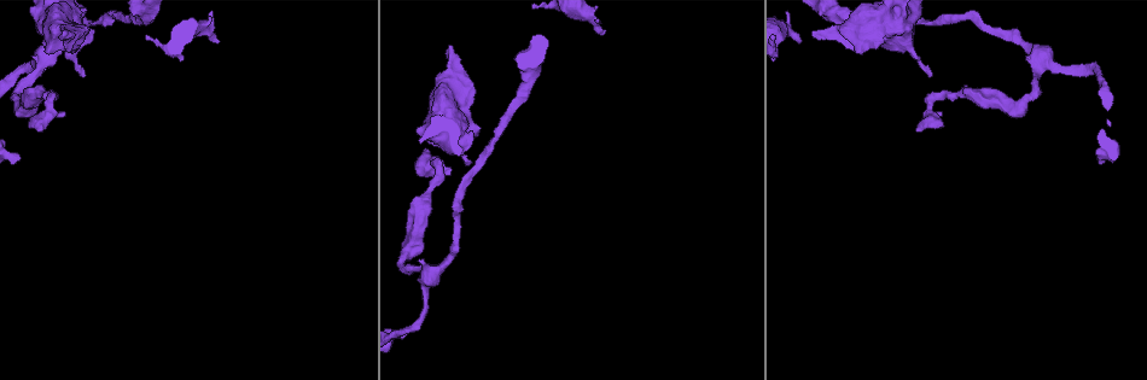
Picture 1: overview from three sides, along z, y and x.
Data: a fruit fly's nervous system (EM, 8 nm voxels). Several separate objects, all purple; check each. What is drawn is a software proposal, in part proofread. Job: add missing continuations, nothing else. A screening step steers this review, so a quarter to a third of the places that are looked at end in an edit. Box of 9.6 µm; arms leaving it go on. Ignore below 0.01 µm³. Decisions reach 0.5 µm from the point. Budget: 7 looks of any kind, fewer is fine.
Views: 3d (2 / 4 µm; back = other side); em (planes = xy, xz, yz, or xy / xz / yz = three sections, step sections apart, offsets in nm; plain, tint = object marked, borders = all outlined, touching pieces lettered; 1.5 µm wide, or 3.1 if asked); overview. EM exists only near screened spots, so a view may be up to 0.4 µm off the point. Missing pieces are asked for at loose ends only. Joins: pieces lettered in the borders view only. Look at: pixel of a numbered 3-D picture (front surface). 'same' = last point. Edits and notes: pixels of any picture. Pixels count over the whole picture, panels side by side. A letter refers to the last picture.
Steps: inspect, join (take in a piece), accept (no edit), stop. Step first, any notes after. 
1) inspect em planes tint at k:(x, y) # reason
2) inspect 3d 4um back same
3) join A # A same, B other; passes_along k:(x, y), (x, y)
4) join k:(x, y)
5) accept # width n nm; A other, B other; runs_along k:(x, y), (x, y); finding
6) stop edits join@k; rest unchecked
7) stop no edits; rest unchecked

inspect em planes borders at 1:(603, 35) # branch stops here

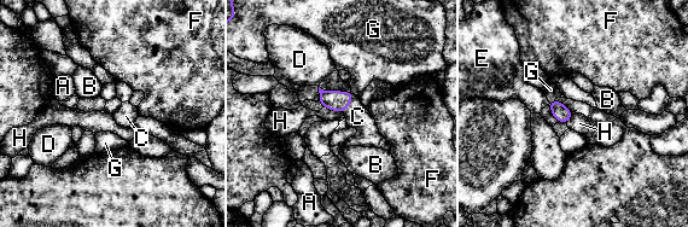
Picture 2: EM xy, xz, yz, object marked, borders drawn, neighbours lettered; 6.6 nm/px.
join C # A other, B other, C same, D other, E other, F other, G other, H other; passes_along 2:(337, 100), (350, 103), (357, 116); it goes on there

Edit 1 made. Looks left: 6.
inspect em planes borders at 1:(814, 31) # free end

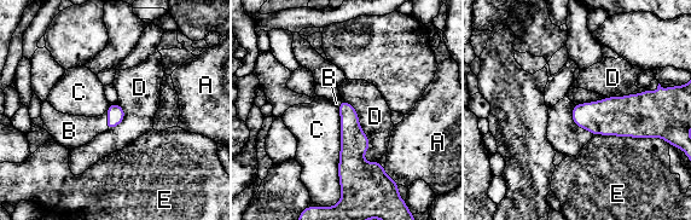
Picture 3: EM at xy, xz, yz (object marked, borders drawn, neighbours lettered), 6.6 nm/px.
join B # A other, B same, C other, D other, E other; passes_along 3:(116, 114), (106, 121), (70, 131); the neuron continues

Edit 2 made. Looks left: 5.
inspect overview # see it whole again

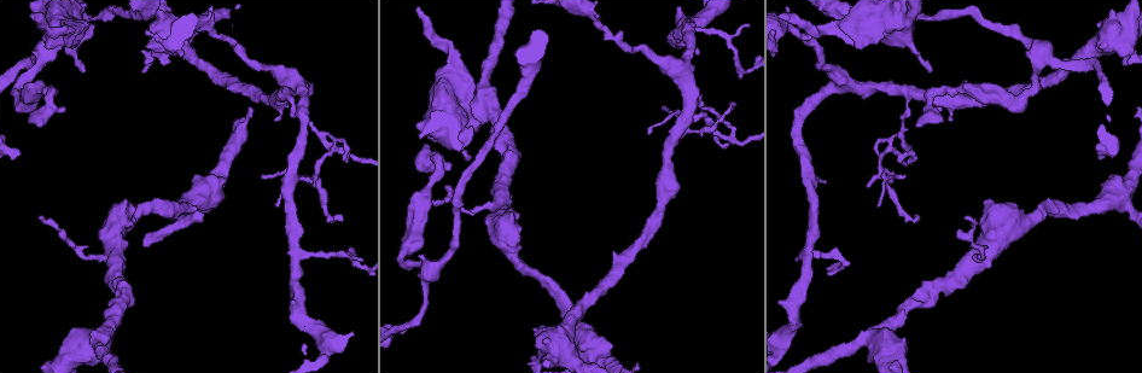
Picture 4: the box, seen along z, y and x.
inspect 3d 2um at 4:(1098, 154) # long arm stops here

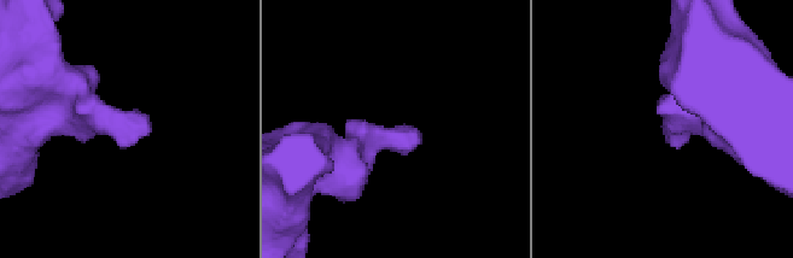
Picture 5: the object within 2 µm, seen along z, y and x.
inspect em planes borders at 5:(670, 128)

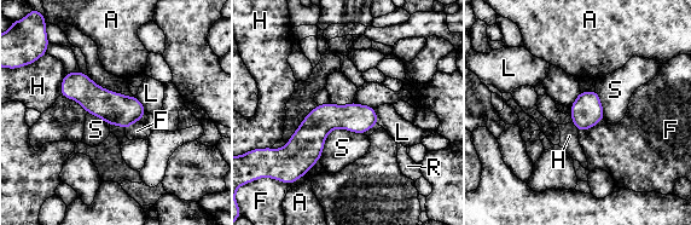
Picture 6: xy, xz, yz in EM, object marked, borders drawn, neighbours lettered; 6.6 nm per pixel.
accept # A other, F other, H other, L other, R other, S other; border 6:(65, 73), (59, 94); no lettered piece goes on from it

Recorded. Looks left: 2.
stop edits join@2, join@3; rest unchecked

